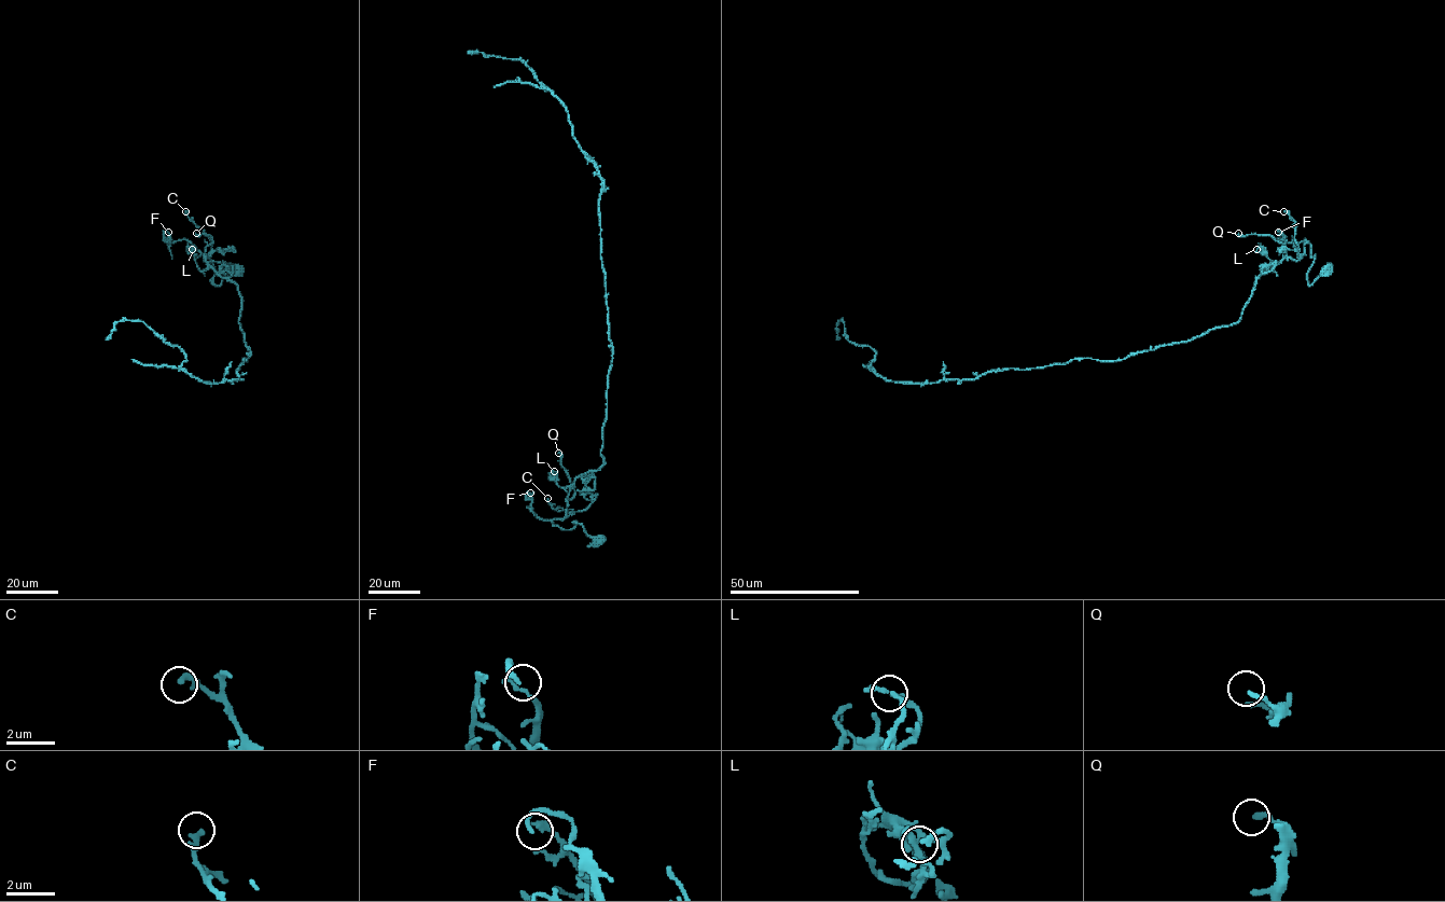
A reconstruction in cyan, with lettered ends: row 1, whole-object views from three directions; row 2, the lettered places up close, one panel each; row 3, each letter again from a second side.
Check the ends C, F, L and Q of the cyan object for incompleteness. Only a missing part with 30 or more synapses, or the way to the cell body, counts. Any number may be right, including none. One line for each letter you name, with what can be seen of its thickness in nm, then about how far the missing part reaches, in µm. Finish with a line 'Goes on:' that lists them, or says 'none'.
Goes on: none

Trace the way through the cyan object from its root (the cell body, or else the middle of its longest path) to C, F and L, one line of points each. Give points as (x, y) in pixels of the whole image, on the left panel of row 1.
C: (236, 271), (213, 283), (214, 267), (194, 255), (190, 243), (206, 255), (209, 237), (185, 211)
F: (236, 271), (216, 285), (210, 261), (205, 255), (194, 257), (192, 244), (184, 239), (169, 243), (168, 232)
L: (236, 271), (217, 286), (210, 261), (194, 257), (190, 243), (206, 260), (208, 267), (199, 271), (192, 249)

